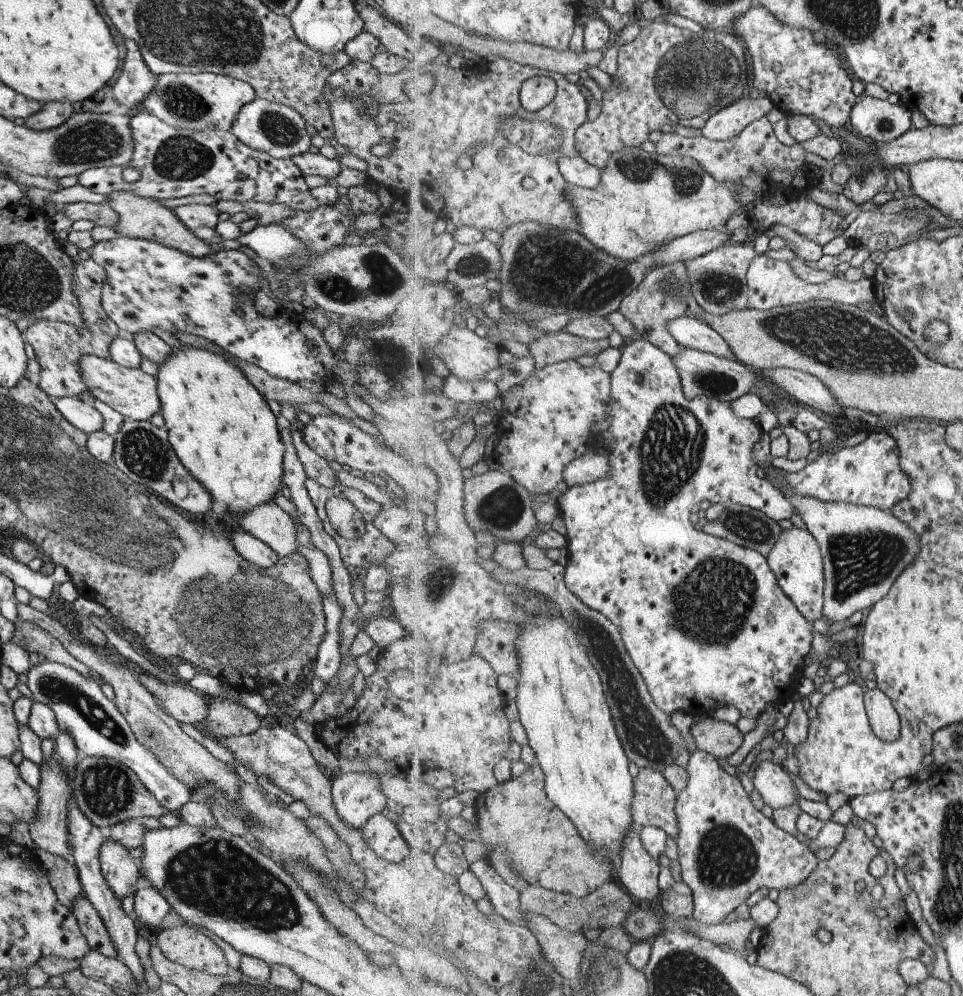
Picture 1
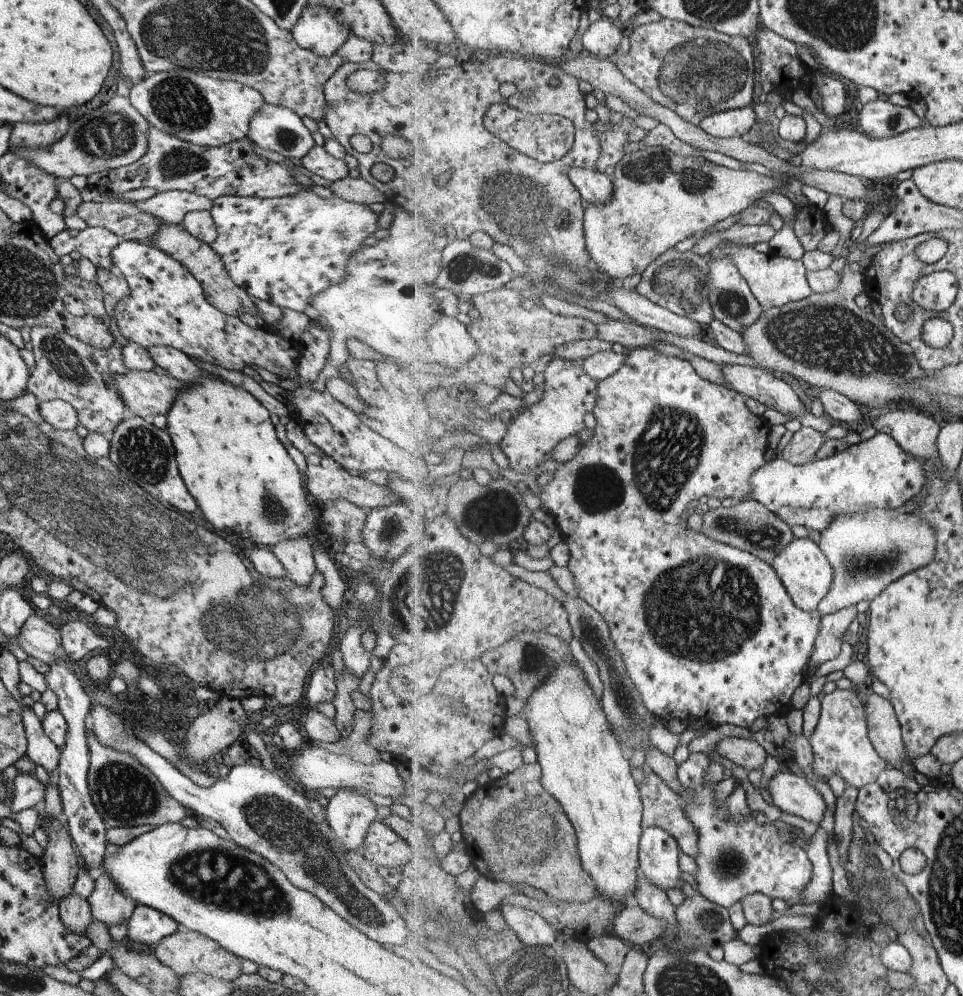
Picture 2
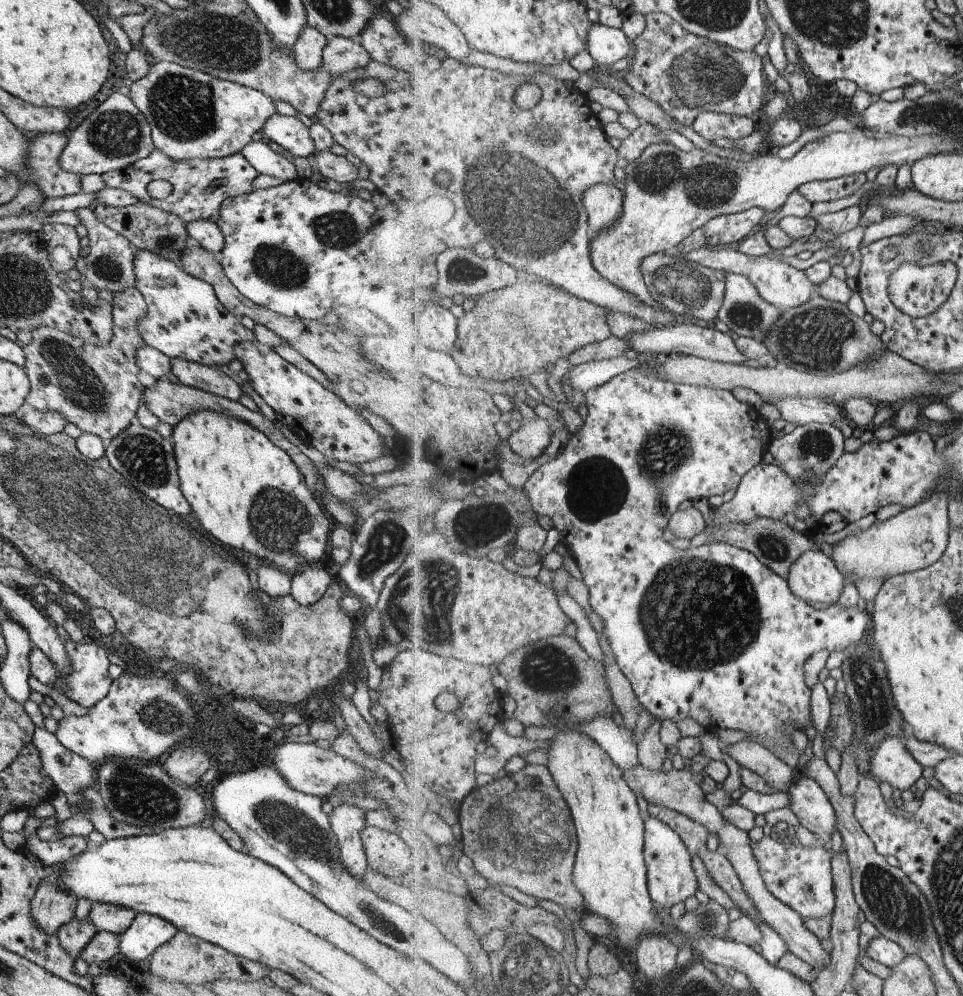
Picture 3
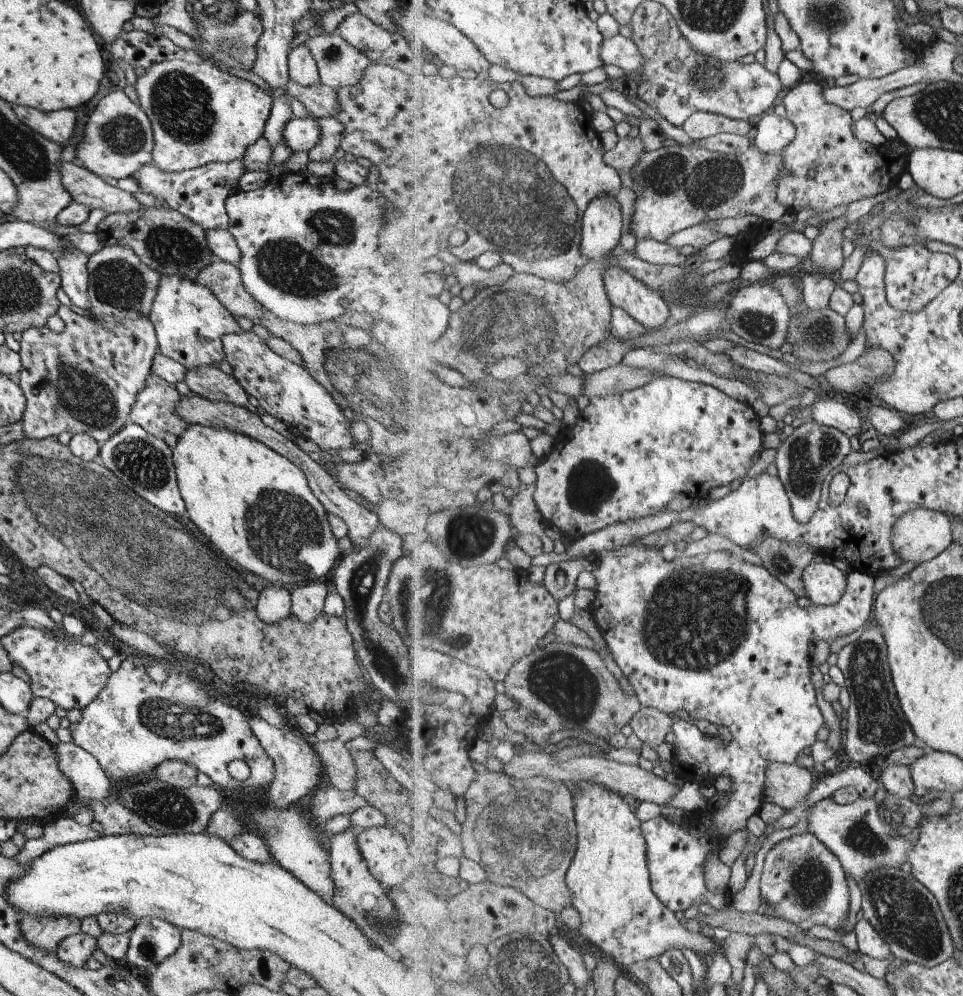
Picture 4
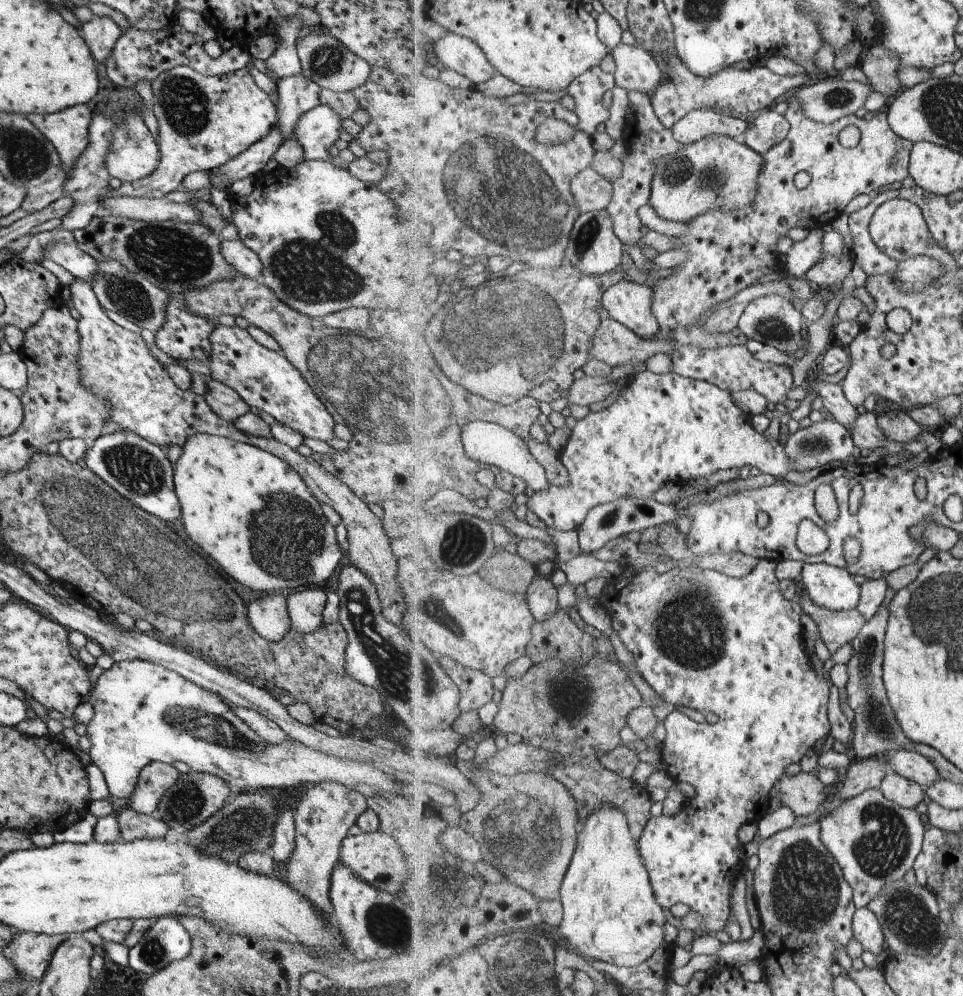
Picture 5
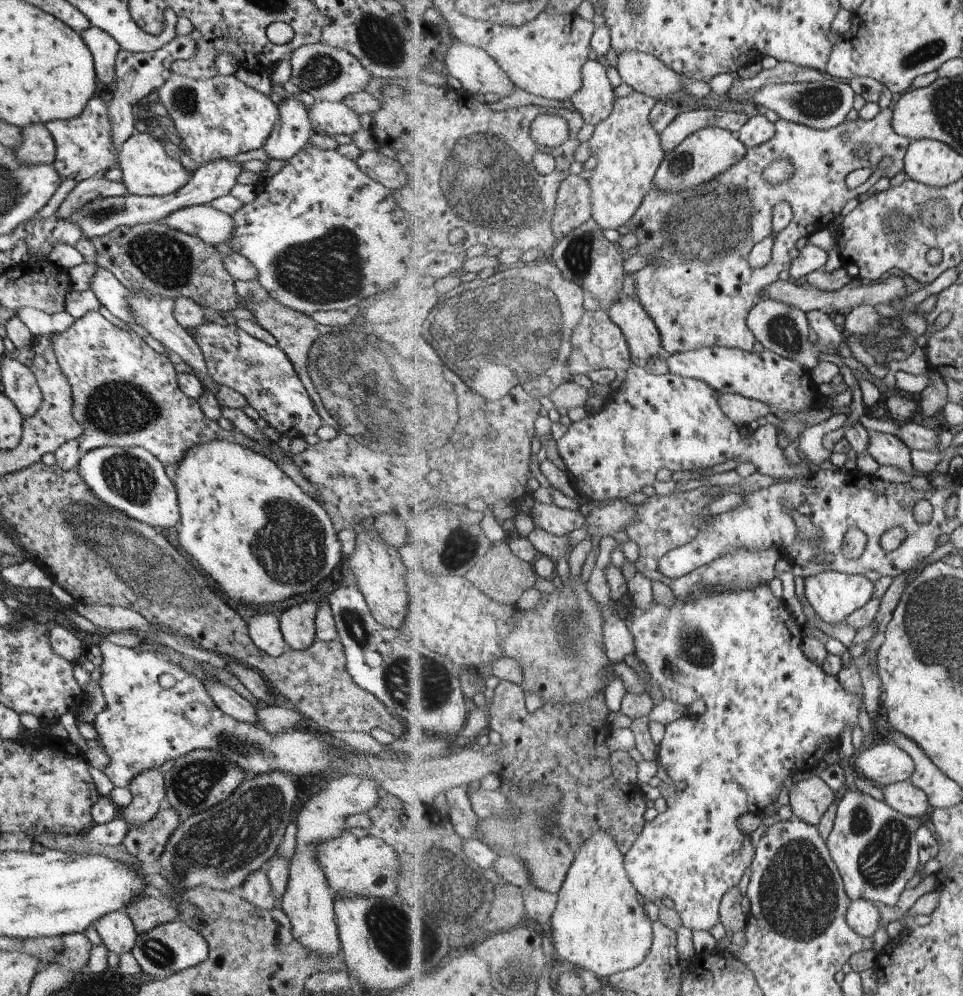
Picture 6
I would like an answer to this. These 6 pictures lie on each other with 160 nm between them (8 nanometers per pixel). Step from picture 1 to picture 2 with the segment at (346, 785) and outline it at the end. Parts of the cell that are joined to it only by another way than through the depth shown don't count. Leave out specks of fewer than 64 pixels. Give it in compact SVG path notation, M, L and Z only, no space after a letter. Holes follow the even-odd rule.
M358 789L340 790L327 799L325 821L347 854L361 846L369 824L378 819L375 805Z

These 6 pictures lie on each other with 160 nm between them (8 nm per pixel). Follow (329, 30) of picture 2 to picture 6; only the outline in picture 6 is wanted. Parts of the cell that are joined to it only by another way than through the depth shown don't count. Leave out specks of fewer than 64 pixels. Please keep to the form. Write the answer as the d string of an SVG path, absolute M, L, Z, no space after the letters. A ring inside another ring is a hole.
M283 97L276 107L278 116L262 147L269 159L289 160L306 146L313 130L299 99Z

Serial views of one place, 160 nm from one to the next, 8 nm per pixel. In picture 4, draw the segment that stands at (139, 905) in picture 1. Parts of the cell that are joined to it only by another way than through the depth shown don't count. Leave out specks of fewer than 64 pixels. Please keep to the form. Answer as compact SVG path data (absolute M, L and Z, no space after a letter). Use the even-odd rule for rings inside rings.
M143 917L130 930L125 960L130 966L152 969L177 950L180 930L155 917Z

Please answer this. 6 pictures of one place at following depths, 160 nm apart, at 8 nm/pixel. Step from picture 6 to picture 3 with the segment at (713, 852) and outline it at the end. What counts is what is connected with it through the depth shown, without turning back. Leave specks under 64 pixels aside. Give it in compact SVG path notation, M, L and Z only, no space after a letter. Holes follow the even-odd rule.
M648 357L647 361L637 368L621 373L607 384L589 390L588 414L581 430L571 436L571 440L557 458L542 464L529 476L525 482L528 498L538 515L548 515L551 518L553 526L562 538L565 538L564 542L570 546L582 579L588 586L591 608L603 620L603 635L611 643L615 660L619 668L629 677L637 701L654 719L662 721L671 719L672 722L677 722L685 718L693 718L704 730L713 734L719 728L731 728L756 736L753 742L759 744L762 742L763 746L770 743L776 748L786 747L786 740L790 737L787 726L803 731L809 720L812 723L811 710L809 710L811 688L807 686L807 678L805 678L805 662L813 656L815 650L821 650L821 648L837 651L857 646L865 638L871 614L865 612L863 603L857 607L844 607L837 602L835 605L821 608L801 600L791 590L787 578L783 578L778 572L763 564L758 556L747 549L712 542L681 550L669 544L669 541L663 540L663 534L668 529L670 520L685 500L703 496L708 498L715 494L725 494L729 490L737 490L743 477L762 462L763 454L771 446L773 438L772 429L769 427L770 422L763 418L763 414L753 405L739 402L729 389L676 384L669 382L665 374L659 378L655 370L661 363L661 359ZM656 818L646 820L646 846L644 848L648 866L648 885L651 898L660 908L671 908L678 902L695 896L697 878L693 872L692 854L678 832L671 825Z

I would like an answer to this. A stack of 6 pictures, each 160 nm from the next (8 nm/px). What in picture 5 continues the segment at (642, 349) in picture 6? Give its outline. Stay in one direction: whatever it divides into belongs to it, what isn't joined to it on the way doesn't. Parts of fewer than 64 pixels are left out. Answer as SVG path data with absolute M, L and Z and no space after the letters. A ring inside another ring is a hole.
M623 279L610 286L603 295L602 305L609 316L622 322L646 339L653 339L661 330L654 313L653 286Z

